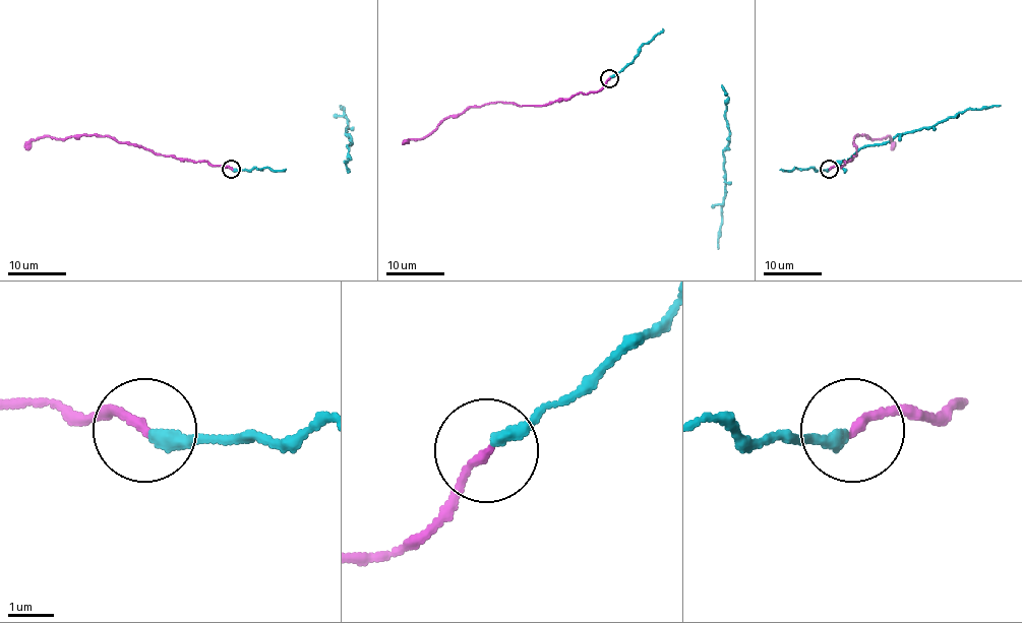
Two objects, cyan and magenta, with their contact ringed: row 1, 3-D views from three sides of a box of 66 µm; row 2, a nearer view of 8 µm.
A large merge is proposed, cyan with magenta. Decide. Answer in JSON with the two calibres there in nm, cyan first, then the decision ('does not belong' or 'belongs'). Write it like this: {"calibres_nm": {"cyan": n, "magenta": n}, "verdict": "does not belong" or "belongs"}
{"calibres_nm": {"cyan": 320, "magenta": 180}, "verdict": "belongs"}

